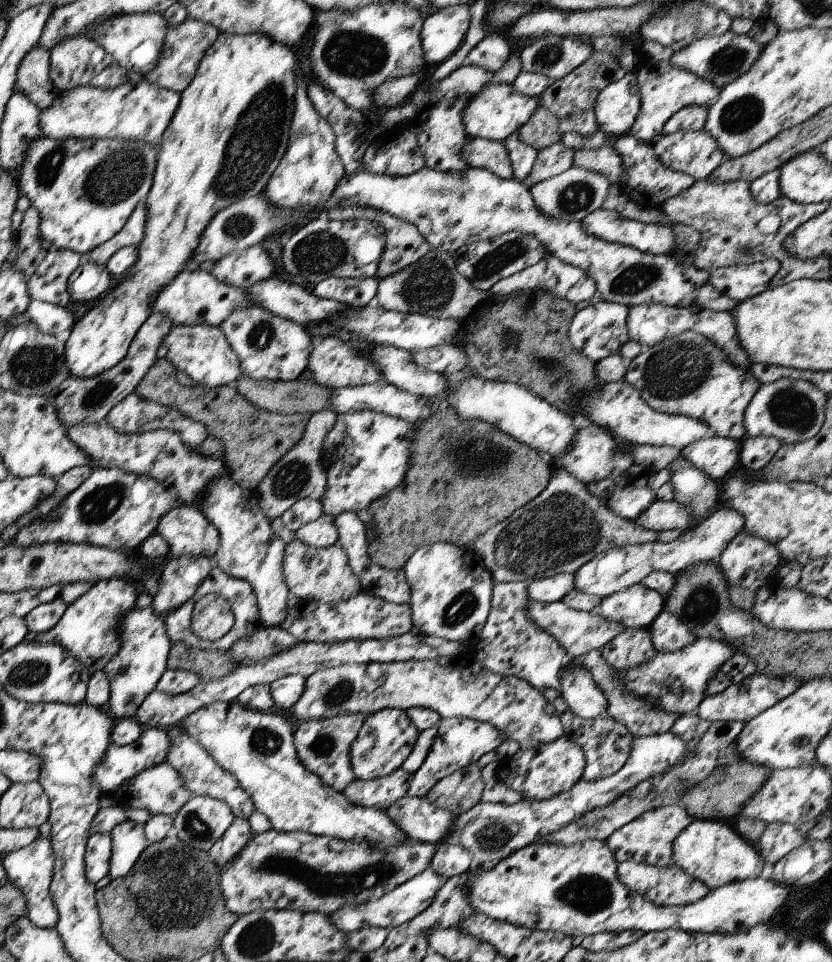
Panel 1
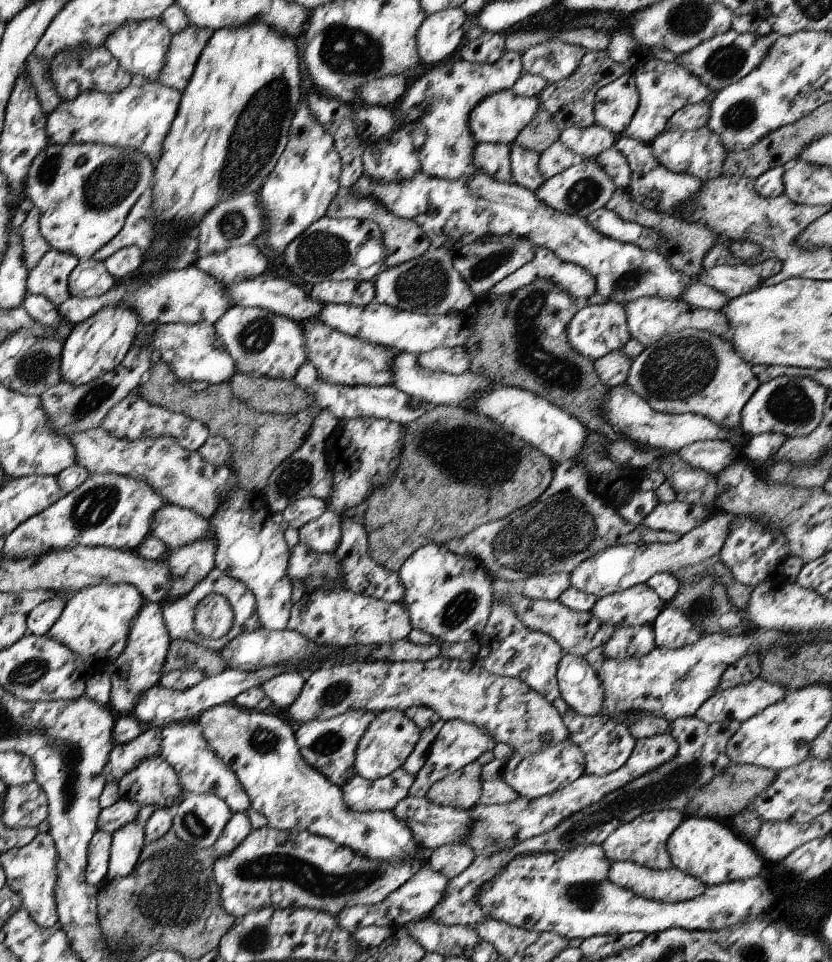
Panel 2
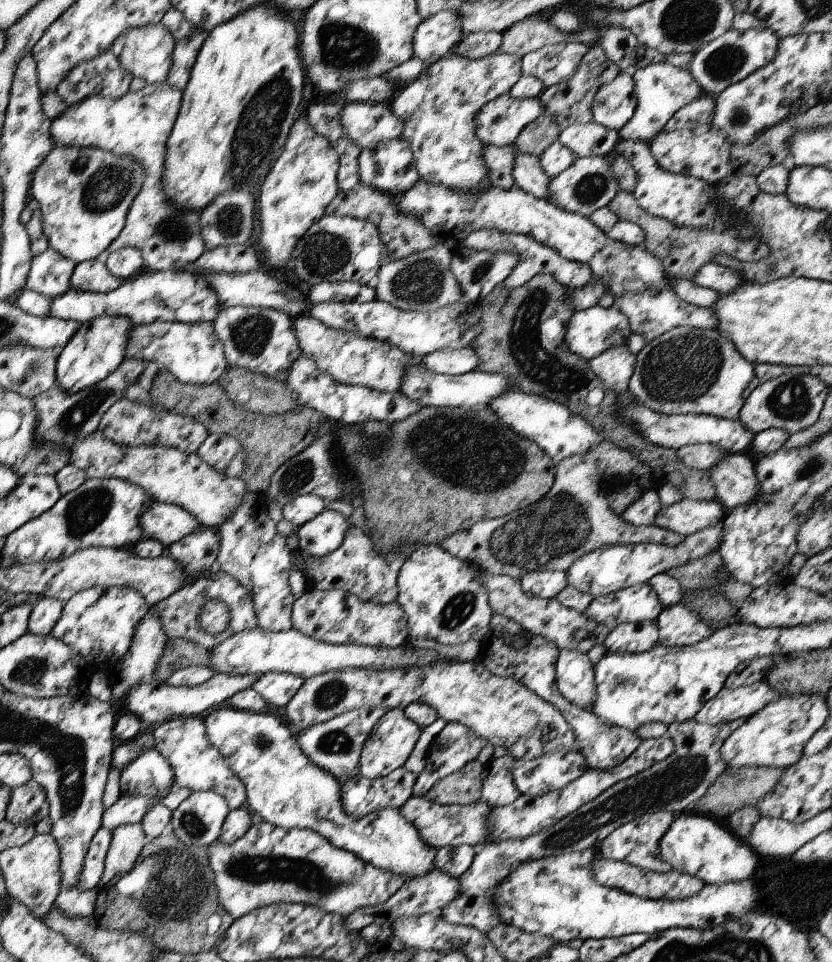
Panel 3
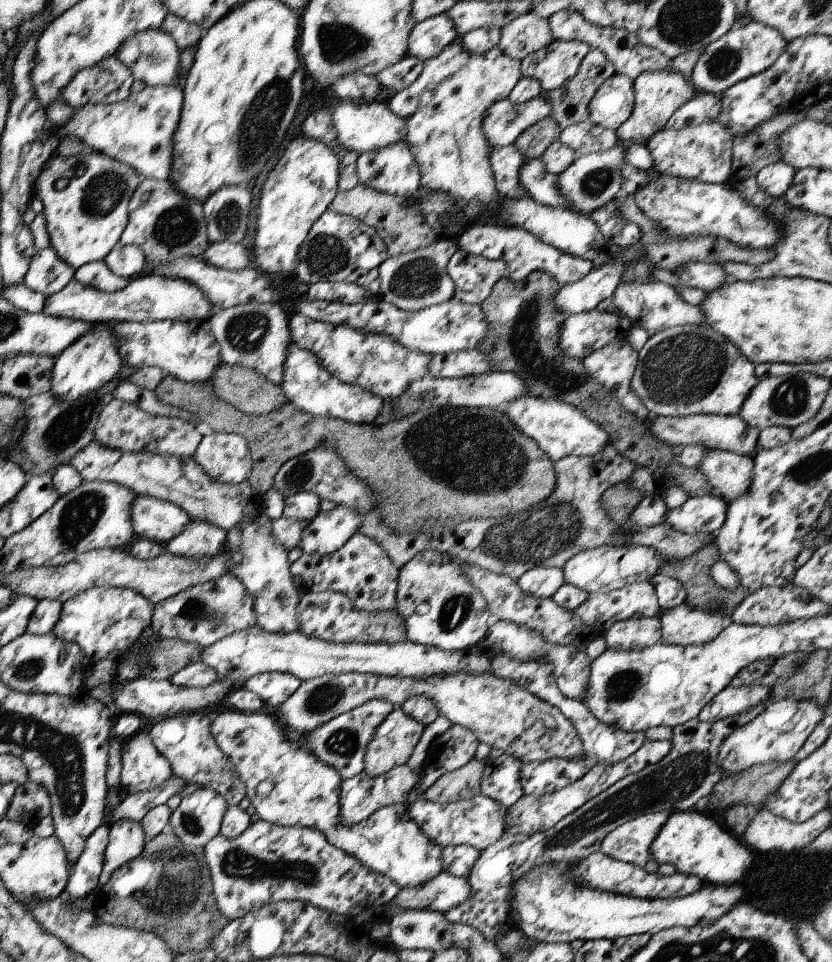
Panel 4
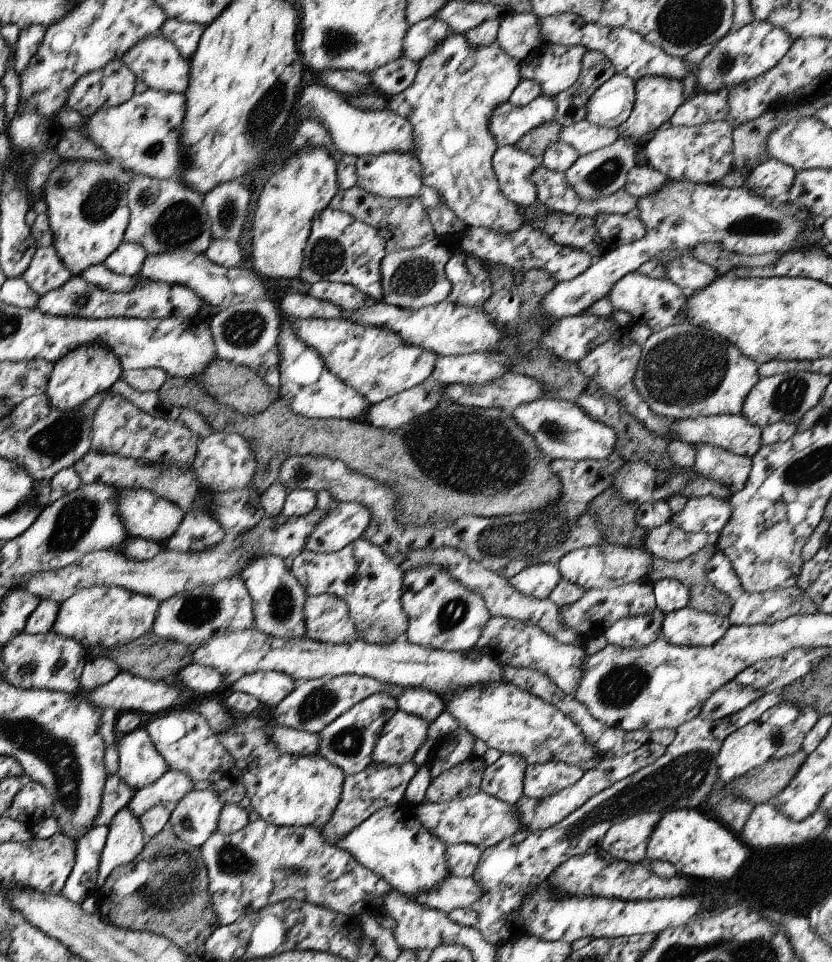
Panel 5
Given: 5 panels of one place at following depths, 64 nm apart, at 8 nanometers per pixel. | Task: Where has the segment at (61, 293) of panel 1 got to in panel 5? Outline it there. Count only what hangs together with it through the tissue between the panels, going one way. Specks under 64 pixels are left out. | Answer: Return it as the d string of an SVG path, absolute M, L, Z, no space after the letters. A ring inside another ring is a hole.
M52 245L37 247L25 272L20 276L38 295L59 288L69 280L71 271L61 262Z

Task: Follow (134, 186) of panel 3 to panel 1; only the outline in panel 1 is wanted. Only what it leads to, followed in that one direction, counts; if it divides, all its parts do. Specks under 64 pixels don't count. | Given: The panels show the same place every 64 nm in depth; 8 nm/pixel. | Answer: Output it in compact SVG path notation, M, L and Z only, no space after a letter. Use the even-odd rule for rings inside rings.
M47 137L34 138L25 149L24 157L21 164L18 166L17 172L15 172L16 183L21 195L29 199L30 205L37 209L40 223L39 234L43 239L48 240L51 243L51 247L54 249L69 249L78 252L83 256L86 252L89 252L92 248L103 244L106 240L109 240L114 234L117 234L121 227L125 224L127 218L135 205L139 201L143 201L146 198L148 190L151 188L152 176L154 166L156 163L157 146L151 143L144 143L138 140L121 140L121 139L78 139L78 138L64 138L53 140Z

